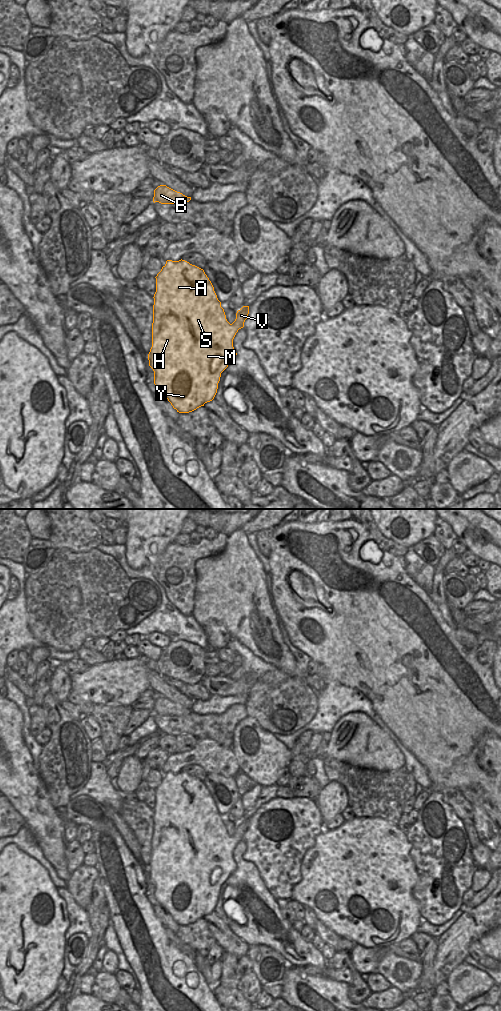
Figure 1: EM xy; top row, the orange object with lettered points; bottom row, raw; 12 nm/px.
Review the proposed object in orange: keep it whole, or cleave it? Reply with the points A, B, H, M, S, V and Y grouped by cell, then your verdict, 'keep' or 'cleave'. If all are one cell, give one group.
A B H M S V Y; keep

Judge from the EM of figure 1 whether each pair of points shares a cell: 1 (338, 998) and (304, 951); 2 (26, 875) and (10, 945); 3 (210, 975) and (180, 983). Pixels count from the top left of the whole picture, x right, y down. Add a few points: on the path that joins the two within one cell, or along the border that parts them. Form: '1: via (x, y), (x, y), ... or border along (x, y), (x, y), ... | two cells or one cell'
1: border along (320, 974), (338, 981), (344, 981) | two cells
2: via (17, 892), (17, 928) | one cell
3: border along (202, 975), (211, 987) | two cells

